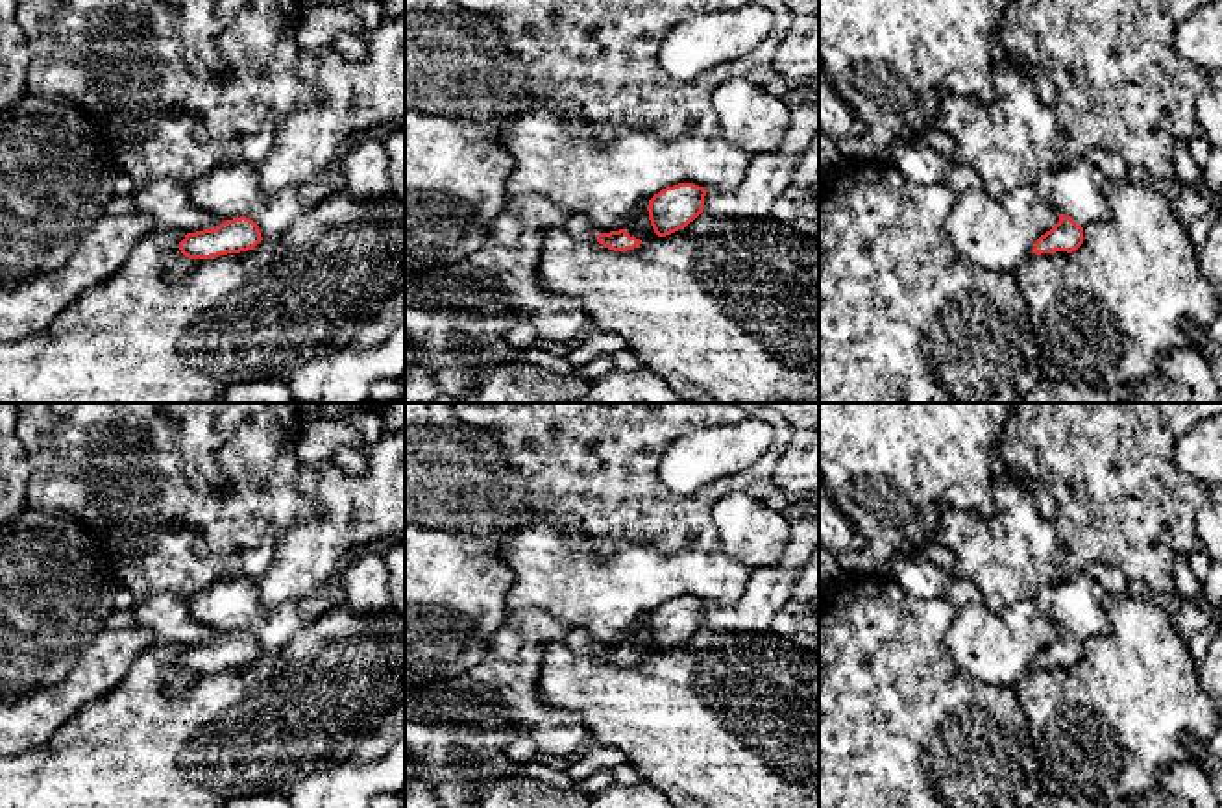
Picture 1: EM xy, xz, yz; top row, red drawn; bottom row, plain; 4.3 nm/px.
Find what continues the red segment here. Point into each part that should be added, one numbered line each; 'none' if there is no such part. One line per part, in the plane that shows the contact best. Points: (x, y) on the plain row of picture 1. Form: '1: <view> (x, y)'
1: xy (167, 616)

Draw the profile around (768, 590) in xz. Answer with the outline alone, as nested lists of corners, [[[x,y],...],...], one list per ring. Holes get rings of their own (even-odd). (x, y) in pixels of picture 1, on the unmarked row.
[[[819,516],[791,521],[789,542],[780,562],[752,569],[736,605],[708,605],[703,625],[715,630],[767,630],[791,599],[797,577],[817,545]]]

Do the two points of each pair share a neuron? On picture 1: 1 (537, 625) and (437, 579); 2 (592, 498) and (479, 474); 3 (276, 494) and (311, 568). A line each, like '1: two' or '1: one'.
1: two
2: two
3: two

